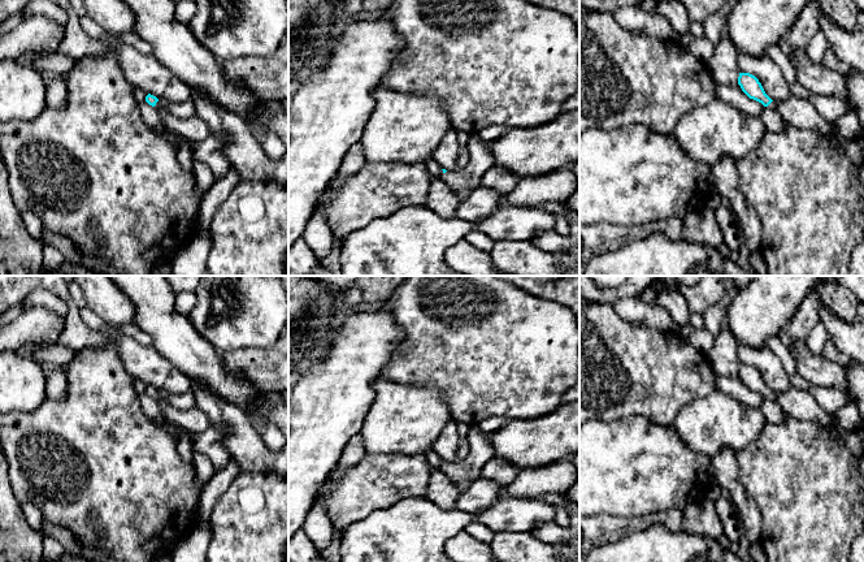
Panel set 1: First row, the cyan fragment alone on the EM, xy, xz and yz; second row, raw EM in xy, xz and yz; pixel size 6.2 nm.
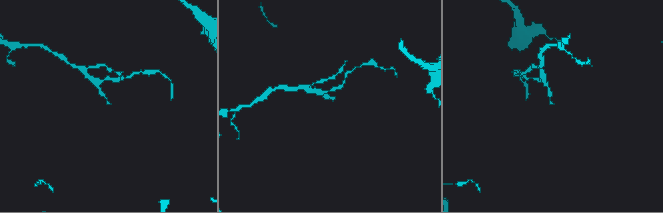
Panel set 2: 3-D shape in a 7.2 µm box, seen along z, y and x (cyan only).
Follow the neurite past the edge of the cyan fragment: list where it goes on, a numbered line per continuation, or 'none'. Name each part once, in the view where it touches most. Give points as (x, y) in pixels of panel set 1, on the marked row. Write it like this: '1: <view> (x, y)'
1: xy (186, 109)

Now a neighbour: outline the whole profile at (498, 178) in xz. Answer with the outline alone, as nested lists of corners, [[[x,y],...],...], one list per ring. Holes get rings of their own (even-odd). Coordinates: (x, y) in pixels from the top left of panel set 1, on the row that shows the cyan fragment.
[[[491,167],[481,178],[479,187],[496,190],[500,195],[511,193],[521,177],[513,172],[505,170],[503,167]]]

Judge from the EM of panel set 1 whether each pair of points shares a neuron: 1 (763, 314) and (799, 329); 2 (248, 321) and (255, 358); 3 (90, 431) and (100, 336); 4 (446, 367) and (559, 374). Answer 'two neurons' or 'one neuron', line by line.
1: two neurons
2: two neurons
3: two neurons
4: one neuron

